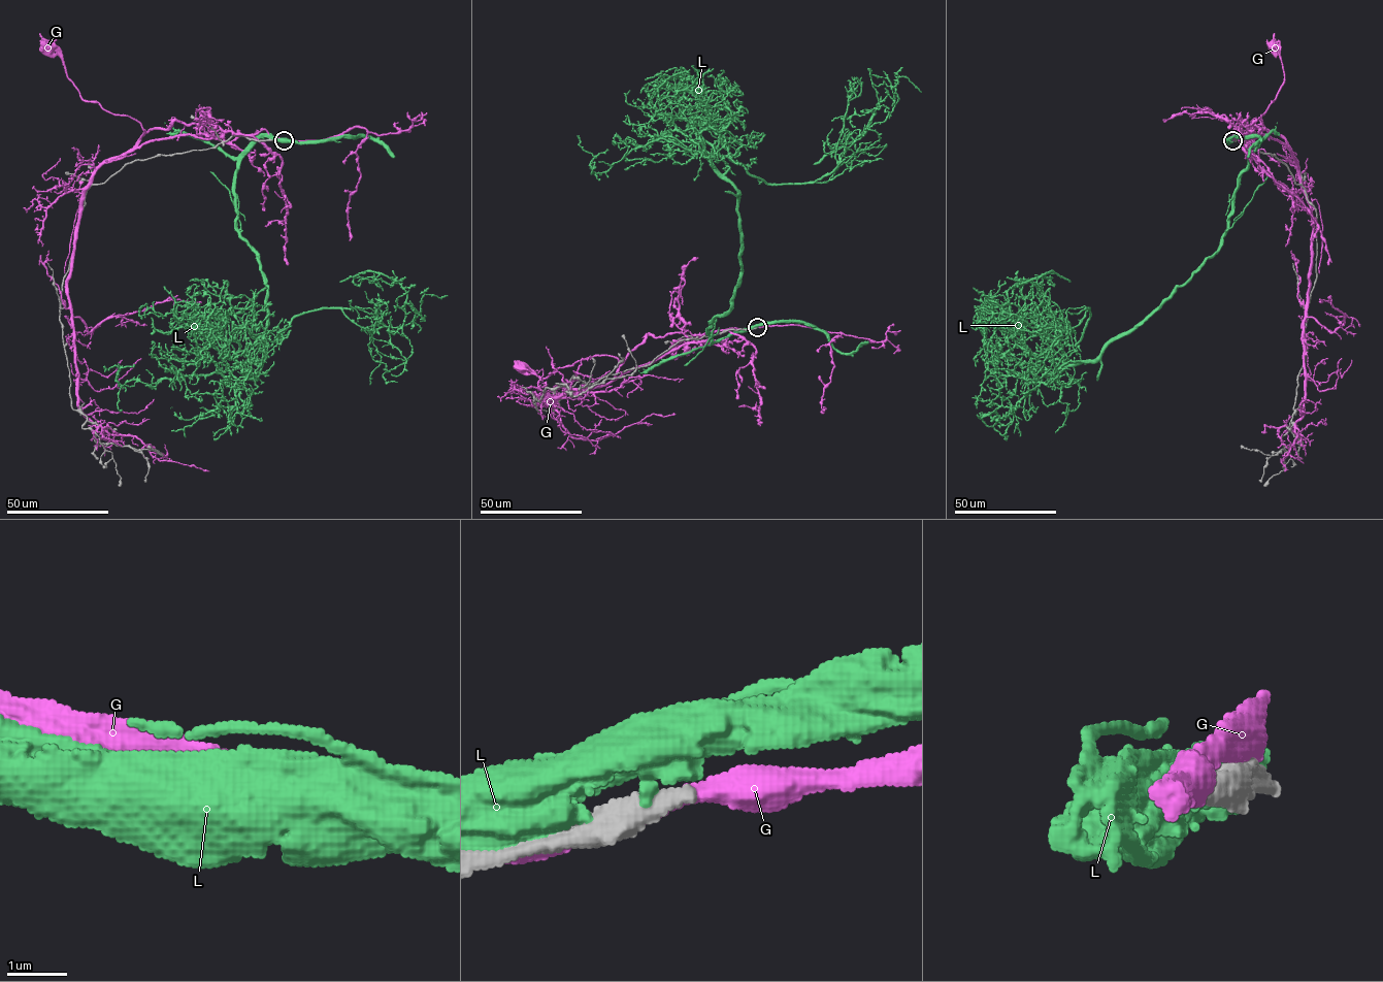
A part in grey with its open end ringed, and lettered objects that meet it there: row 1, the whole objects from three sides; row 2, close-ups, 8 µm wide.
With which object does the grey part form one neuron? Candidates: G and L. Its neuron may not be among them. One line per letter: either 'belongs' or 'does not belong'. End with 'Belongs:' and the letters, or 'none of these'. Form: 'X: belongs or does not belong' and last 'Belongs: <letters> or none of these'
G: does not belong
L: does not belong
Belongs: none of these

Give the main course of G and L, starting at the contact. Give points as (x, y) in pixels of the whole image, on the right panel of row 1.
G: (1232, 139), (1241, 120), (1249, 128), (1271, 131), (1263, 129), (1261, 116), (1284, 76), (1273, 45)
L: (1232, 140), (1222, 244), (1097, 358), (1061, 351), (1089, 308), (999, 315), (1053, 286), (1034, 274)

